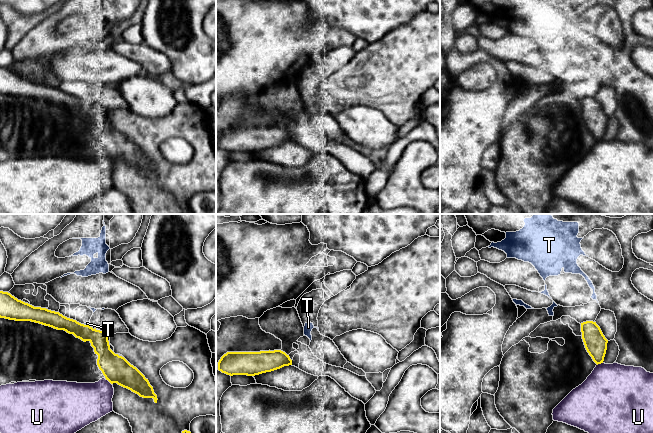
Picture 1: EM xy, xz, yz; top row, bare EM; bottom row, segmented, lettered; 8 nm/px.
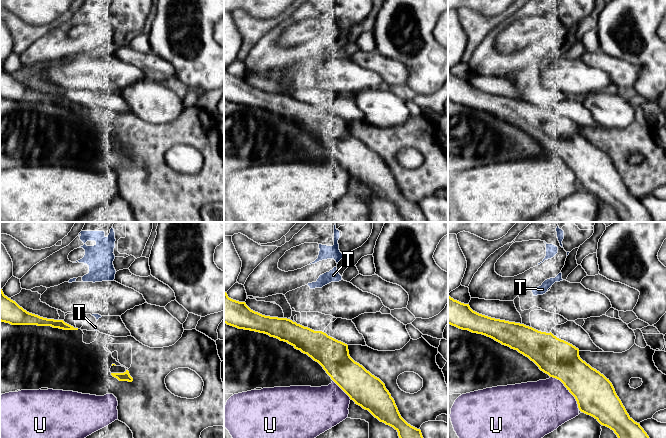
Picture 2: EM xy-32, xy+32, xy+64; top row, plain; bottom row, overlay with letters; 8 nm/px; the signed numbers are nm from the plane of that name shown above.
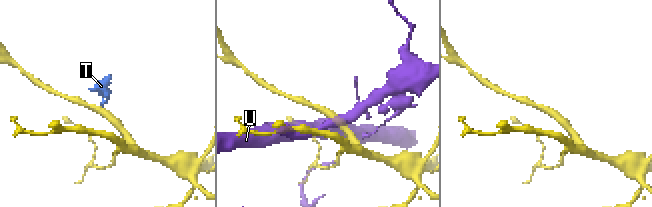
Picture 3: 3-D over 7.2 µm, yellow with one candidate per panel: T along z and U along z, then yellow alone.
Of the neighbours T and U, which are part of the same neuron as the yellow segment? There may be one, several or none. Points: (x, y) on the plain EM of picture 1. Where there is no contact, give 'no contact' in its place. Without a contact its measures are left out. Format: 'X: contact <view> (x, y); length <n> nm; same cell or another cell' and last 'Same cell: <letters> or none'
T: contact xy (86, 101); length 60 nm; another cell
U: contact xy (108, 156); length 70 nm; another cell
Same cell: none

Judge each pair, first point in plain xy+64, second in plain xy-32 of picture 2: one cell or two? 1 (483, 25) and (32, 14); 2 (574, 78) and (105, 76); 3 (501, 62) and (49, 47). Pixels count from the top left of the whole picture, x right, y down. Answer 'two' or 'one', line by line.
1: two
2: one
3: one

